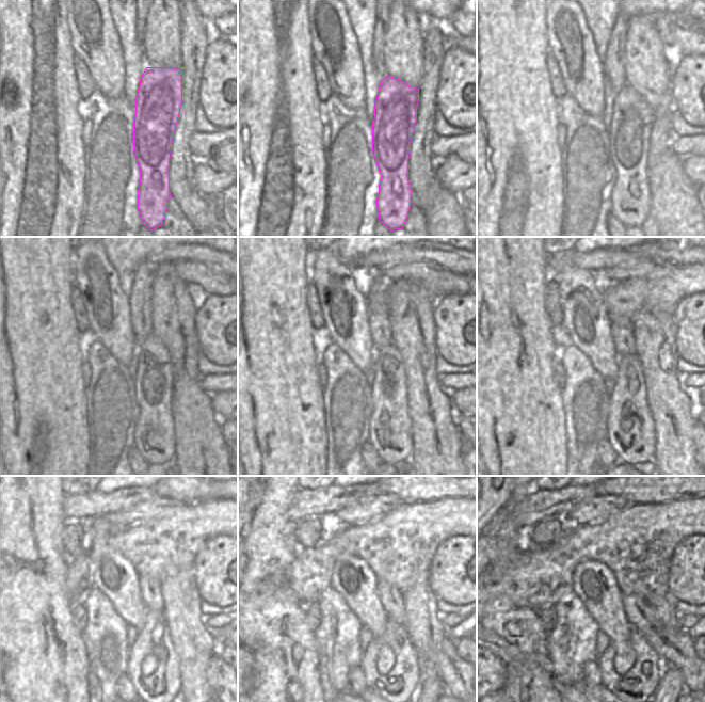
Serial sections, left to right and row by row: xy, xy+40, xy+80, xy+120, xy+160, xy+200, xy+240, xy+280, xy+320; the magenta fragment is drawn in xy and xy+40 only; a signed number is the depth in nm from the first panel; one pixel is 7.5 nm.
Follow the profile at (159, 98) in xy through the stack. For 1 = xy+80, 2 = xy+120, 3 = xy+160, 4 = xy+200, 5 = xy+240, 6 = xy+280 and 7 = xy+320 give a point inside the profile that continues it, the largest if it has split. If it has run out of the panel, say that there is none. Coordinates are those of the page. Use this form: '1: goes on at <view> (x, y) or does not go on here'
1: goes on at xy+80 (633, 118)
2: goes on at xy+120 (154, 437)
3: goes on at xy+160 (390, 433)
4: goes on at xy+200 (628, 398)
5: goes on at xy+240 (154, 638)
6: goes on at xy+280 (405, 671)
7: goes on at xy+320 (612, 680)

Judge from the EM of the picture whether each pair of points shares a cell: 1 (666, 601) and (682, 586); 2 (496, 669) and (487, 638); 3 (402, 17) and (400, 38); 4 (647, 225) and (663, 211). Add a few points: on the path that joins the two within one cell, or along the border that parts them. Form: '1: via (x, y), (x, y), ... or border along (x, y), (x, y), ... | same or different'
1: border along (669, 591), (677, 600) | different
2: border along (487, 649), (506, 665) | different
3: via (402, 22), (402, 33) | same
4: border along (650, 213), (657, 225) | different

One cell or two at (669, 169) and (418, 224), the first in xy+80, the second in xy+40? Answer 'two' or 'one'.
two

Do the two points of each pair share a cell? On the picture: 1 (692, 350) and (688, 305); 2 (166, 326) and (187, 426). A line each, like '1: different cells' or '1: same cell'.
1: same cell
2: same cell

